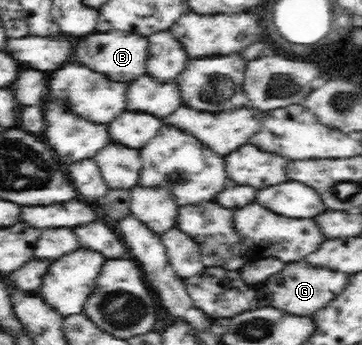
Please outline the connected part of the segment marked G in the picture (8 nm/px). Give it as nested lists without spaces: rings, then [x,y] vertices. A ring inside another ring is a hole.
[[[288,262],[286,267],[281,272],[270,276],[266,281],[258,284],[262,302],[269,306],[279,308],[290,314],[298,314],[300,316],[313,316],[322,308],[326,308],[329,302],[336,298],[346,287],[346,276],[344,272],[336,272],[327,266],[322,268],[312,268],[308,262]]]

